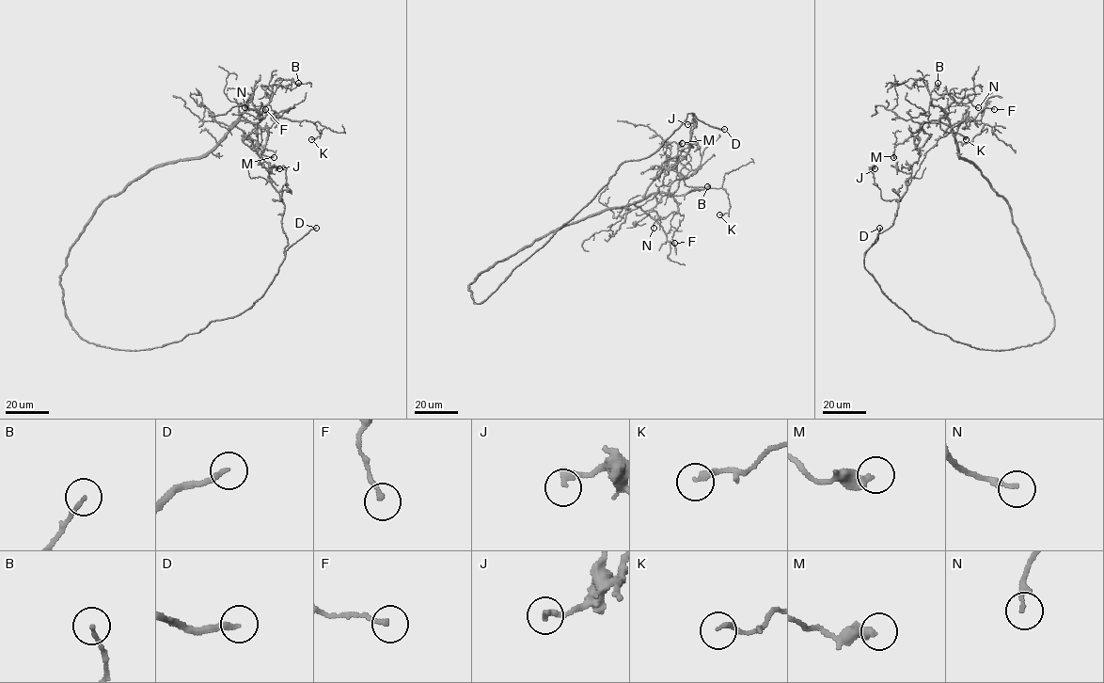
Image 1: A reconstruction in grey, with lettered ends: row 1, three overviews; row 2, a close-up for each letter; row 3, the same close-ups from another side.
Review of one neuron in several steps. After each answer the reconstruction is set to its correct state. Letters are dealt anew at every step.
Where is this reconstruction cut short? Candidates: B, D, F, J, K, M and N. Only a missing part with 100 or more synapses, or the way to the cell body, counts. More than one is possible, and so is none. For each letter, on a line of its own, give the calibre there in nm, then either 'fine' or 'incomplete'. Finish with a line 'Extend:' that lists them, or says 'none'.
B: calibre 150 nm; fine
D: calibre 240 nm; incomplete
F: calibre 180 nm; fine
J: calibre 280 nm; fine
K: calibre 220 nm; fine
M: calibre 400 nm; fine
N: calibre 200 nm; fine
Extend: D

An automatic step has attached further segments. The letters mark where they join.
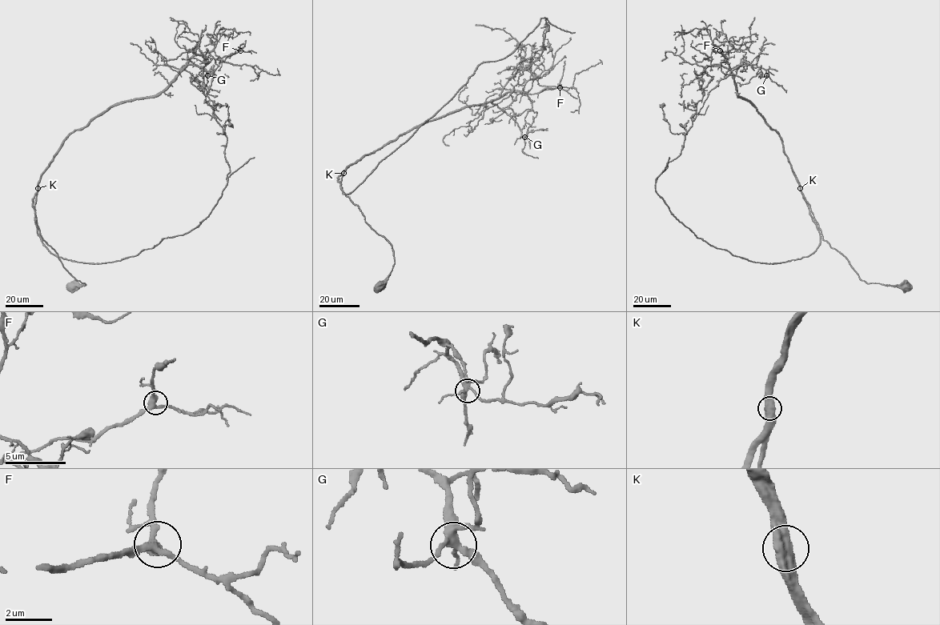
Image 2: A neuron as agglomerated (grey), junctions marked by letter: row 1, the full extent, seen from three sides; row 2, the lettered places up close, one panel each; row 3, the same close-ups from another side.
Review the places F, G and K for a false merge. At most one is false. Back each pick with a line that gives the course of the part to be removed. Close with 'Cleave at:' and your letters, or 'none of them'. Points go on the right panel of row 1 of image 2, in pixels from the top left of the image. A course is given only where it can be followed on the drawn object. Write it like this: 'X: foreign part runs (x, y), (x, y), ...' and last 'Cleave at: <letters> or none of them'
Cleave at: none of them

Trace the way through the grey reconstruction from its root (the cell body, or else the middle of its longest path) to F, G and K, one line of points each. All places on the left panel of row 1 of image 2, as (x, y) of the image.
F: (72, 286), (86, 284), (35, 214), (62, 142), (111, 107), (158, 95), (194, 56), (240, 50)
G: (72, 286), (86, 284), (43, 240), (35, 214), (53, 156), (111, 107), (158, 95), (190, 61), (207, 75)
K: (72, 286), (86, 284), (77, 281), (66, 269), (57, 253), (40, 234), (35, 214), (38, 188)

